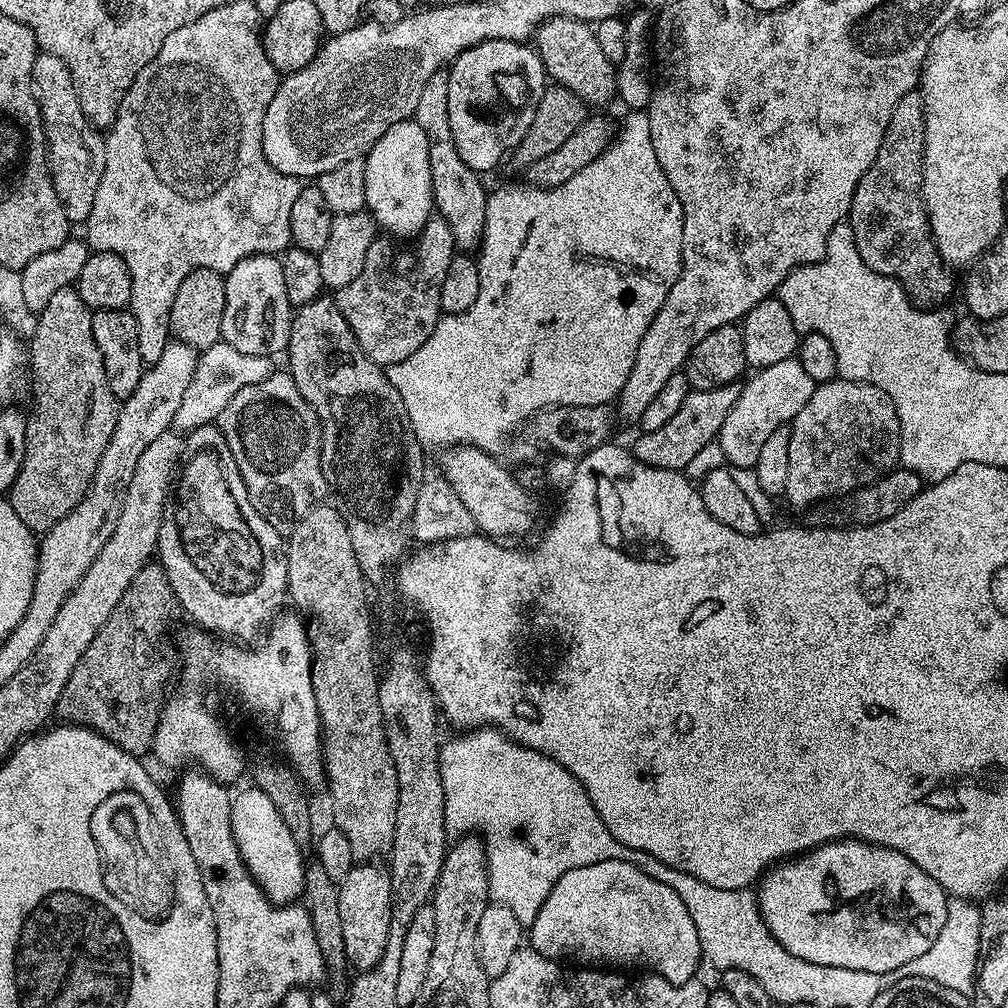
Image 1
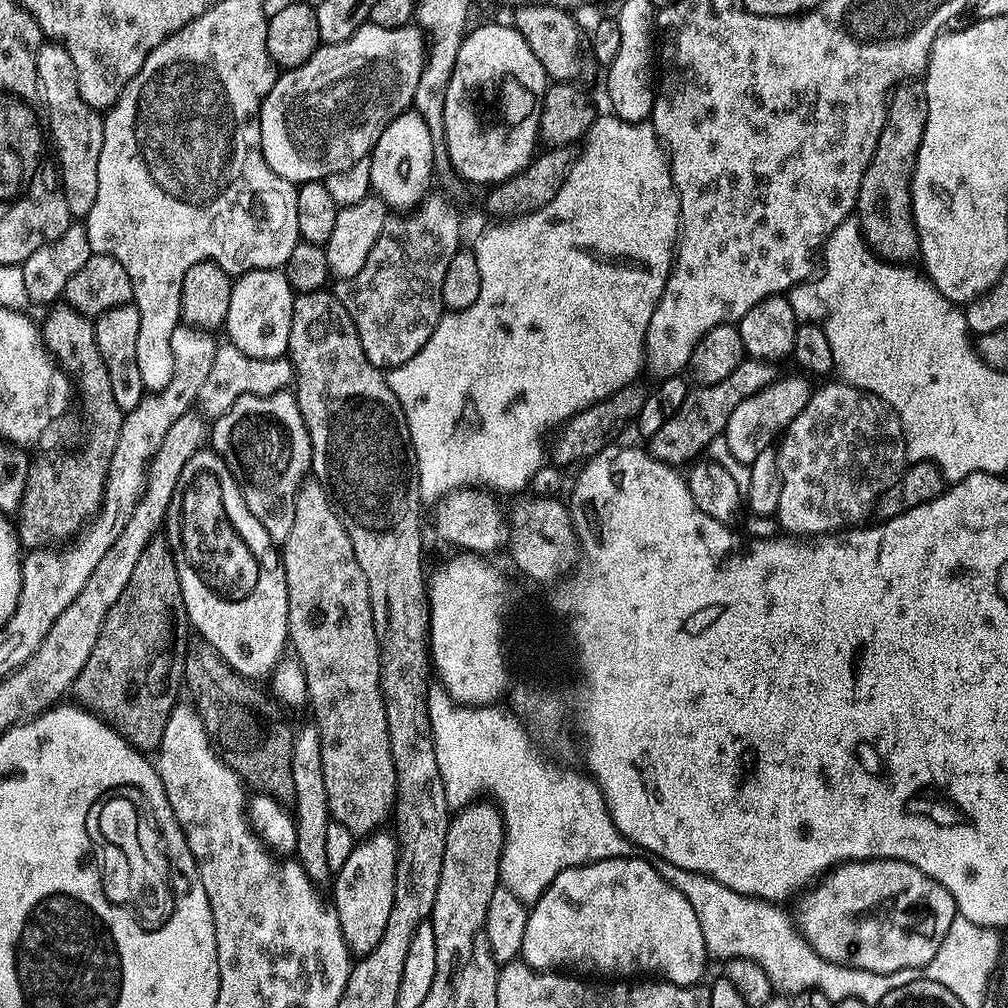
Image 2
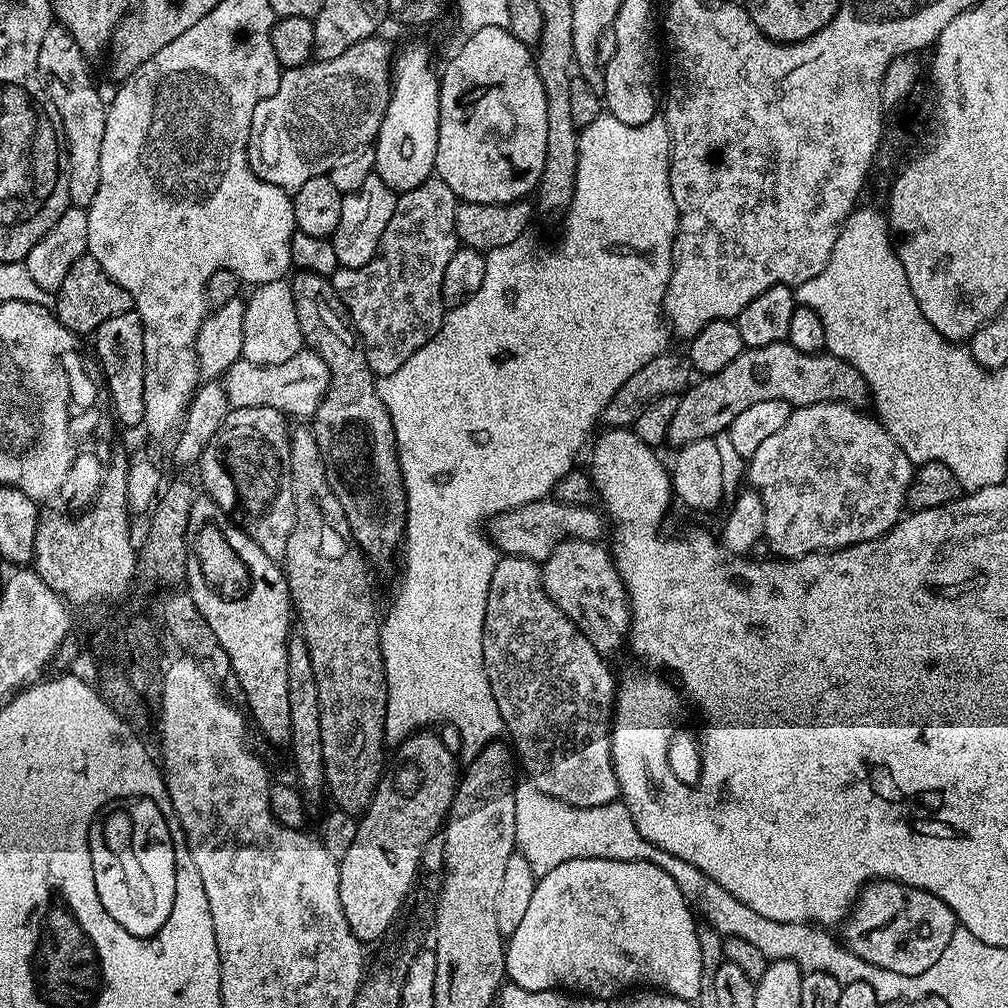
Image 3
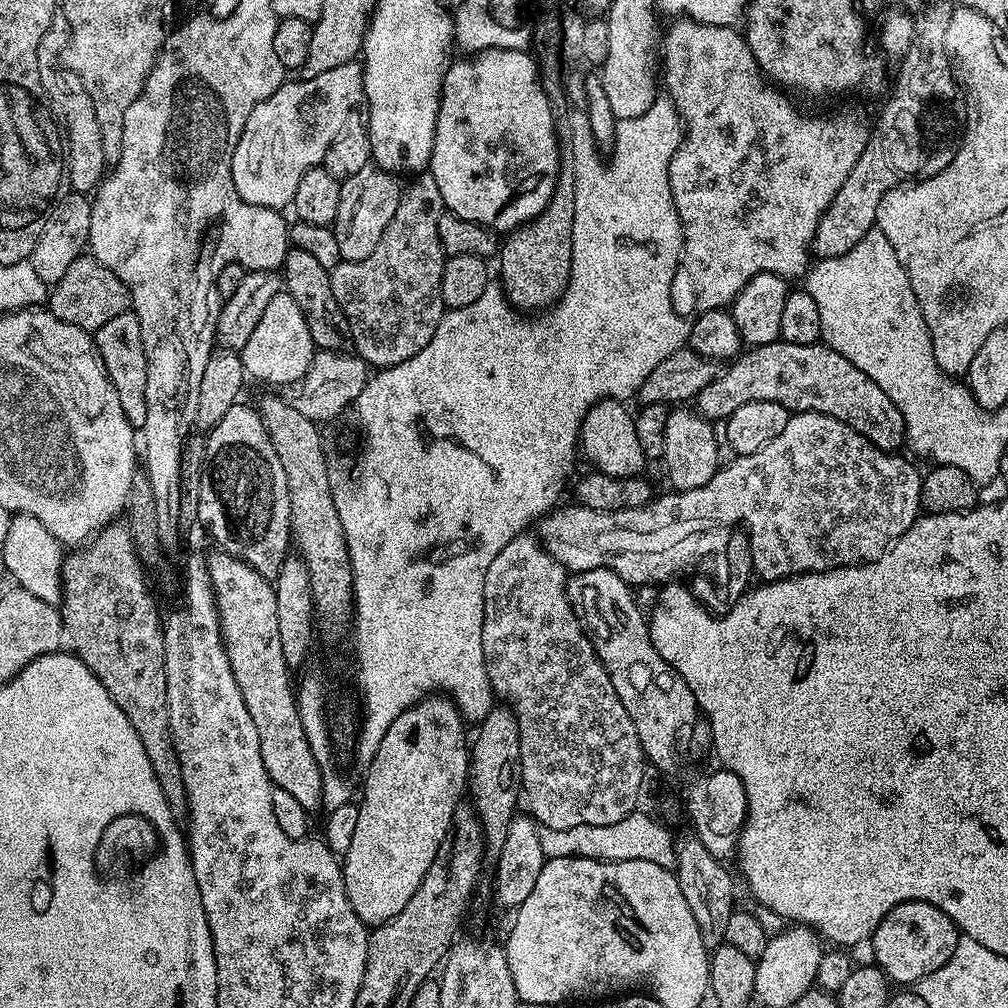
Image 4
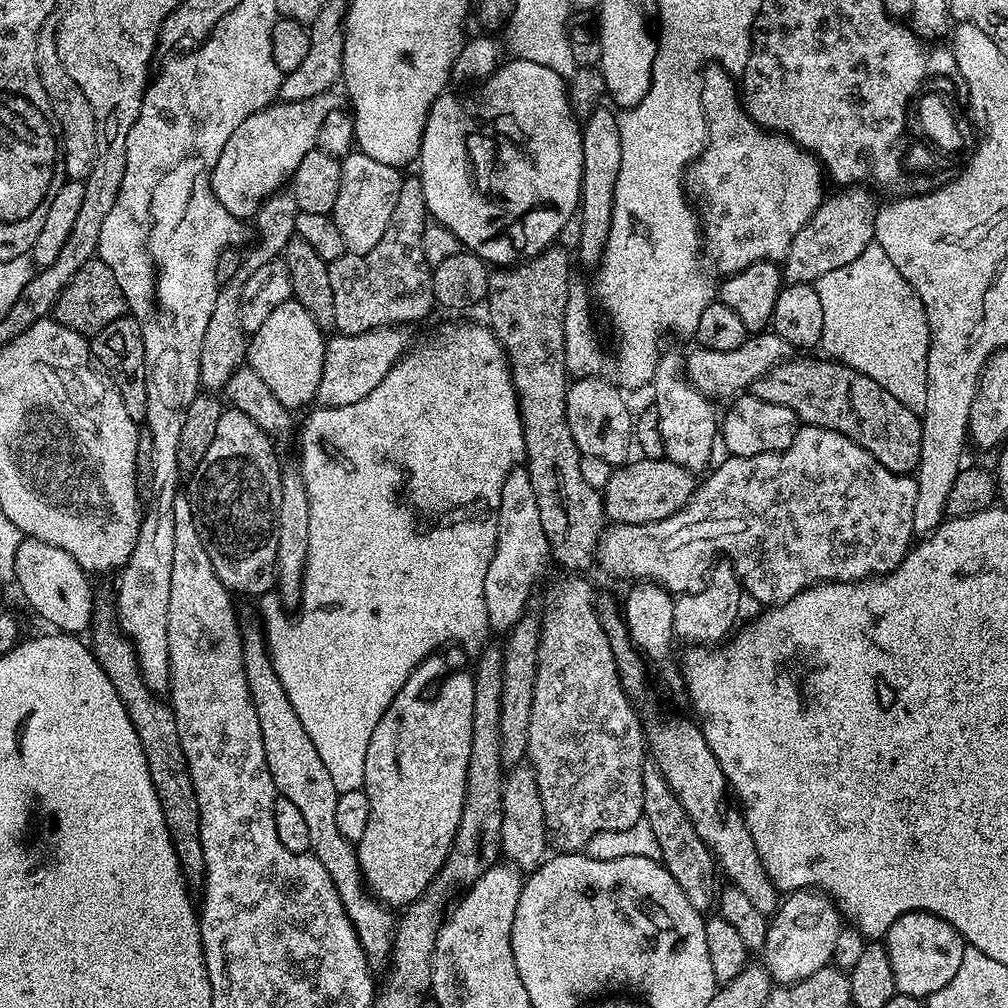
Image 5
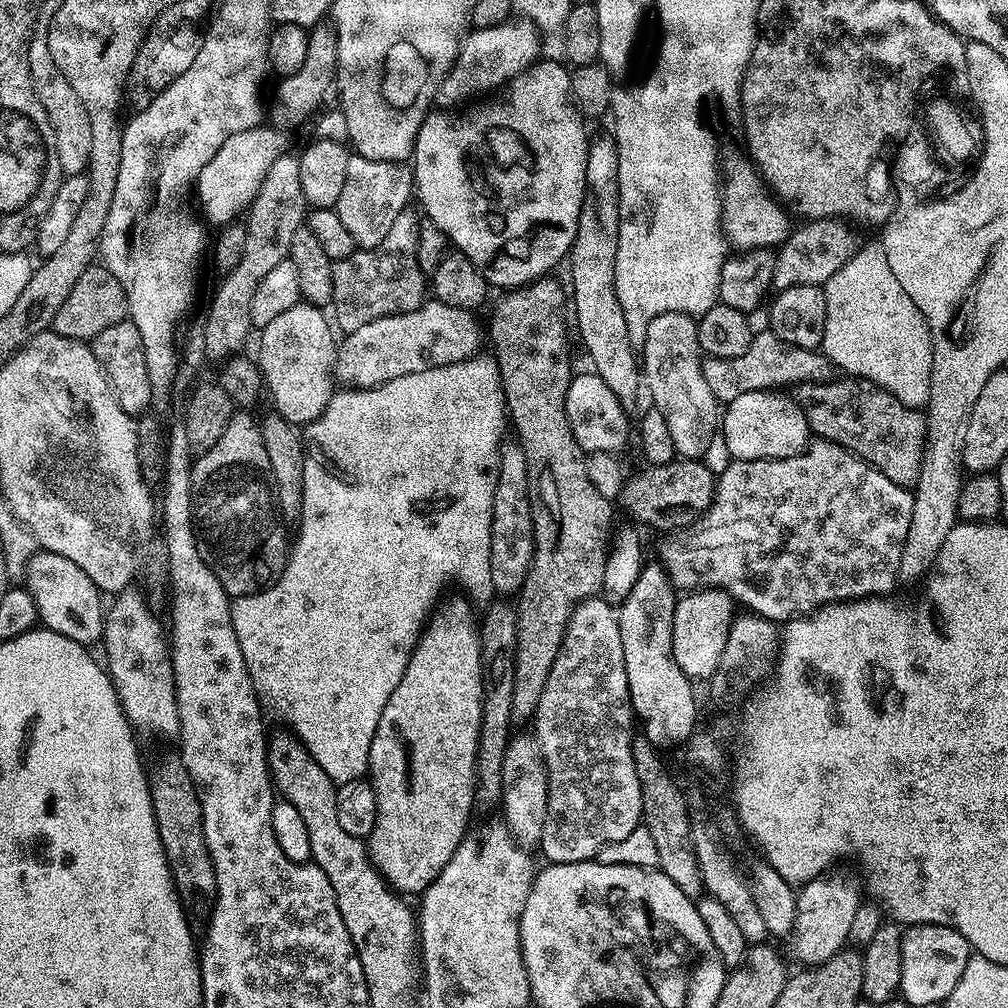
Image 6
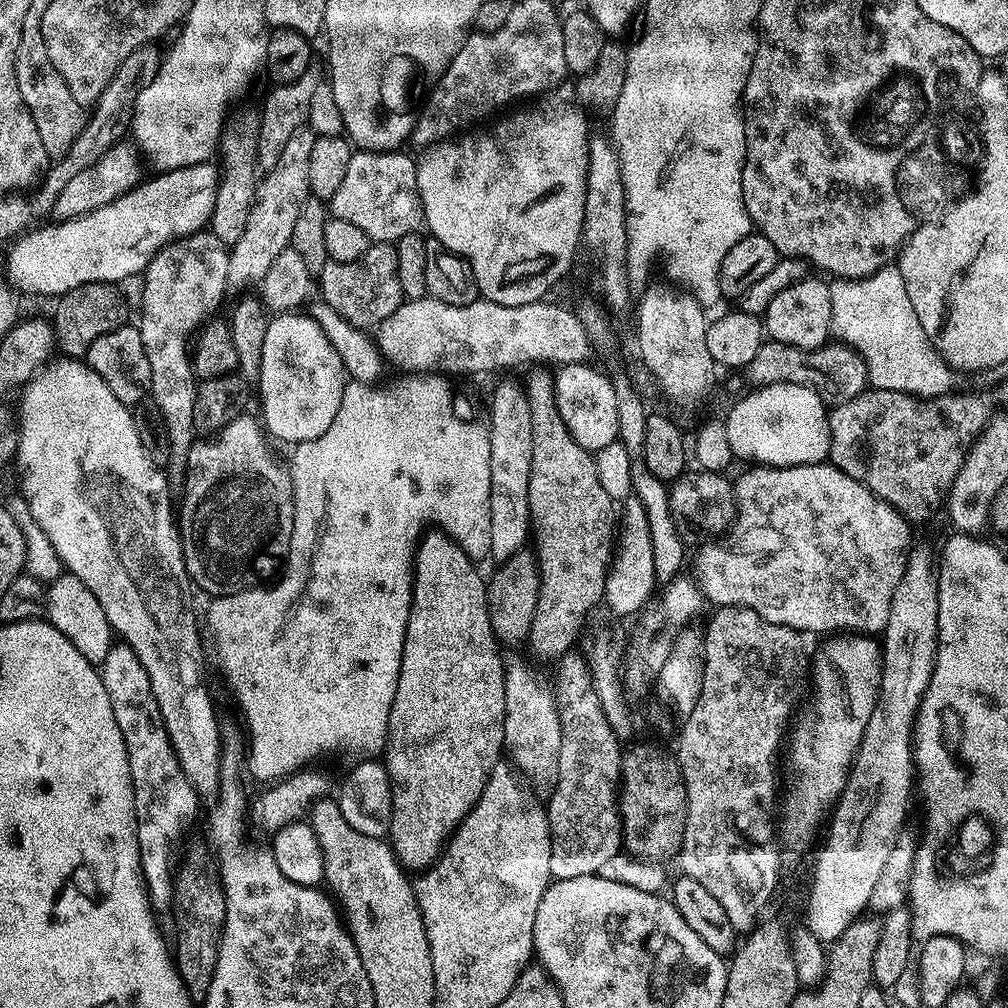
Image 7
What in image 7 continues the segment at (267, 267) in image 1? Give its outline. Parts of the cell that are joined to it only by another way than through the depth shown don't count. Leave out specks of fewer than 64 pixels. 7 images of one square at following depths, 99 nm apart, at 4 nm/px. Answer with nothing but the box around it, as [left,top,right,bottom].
[258,310,346,446]

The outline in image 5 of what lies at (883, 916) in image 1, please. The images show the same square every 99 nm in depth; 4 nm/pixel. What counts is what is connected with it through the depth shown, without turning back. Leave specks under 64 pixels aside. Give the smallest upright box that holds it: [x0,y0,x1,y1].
[886,912,966,998]

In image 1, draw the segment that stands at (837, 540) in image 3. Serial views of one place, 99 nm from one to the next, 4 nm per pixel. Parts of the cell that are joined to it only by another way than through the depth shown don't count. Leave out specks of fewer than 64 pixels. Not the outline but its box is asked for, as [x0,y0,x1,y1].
[783,378,900,508]

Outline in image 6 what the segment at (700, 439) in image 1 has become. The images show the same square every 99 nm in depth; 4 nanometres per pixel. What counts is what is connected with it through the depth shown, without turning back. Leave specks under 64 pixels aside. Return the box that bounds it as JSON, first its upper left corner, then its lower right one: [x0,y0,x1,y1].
[794,375,926,489]

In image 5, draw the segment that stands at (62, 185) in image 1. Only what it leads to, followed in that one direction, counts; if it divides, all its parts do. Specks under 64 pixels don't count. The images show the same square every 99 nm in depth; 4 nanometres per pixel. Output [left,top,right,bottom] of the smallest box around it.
[36,15,96,181]

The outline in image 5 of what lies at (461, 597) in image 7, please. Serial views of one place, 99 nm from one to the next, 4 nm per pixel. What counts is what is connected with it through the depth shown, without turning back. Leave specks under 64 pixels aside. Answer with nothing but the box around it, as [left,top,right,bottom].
[355,654,474,910]

